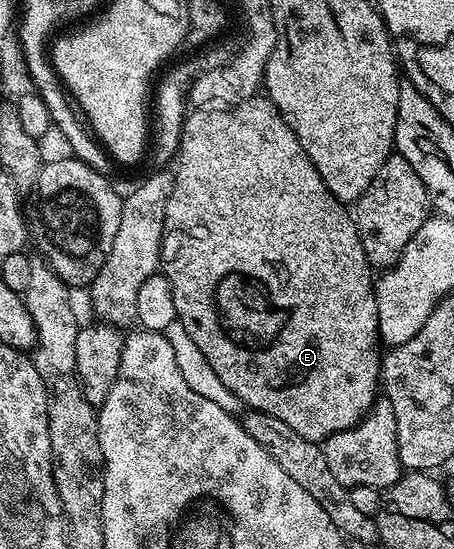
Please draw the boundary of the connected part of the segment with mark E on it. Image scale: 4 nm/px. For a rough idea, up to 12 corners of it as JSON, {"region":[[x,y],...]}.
{"region":[[265,95],[193,109],[159,266],[242,406],[378,400],[375,273]]}

